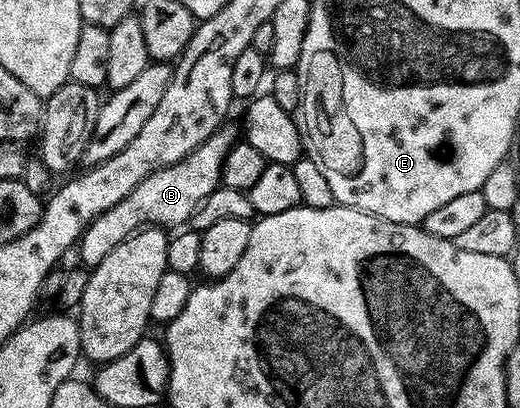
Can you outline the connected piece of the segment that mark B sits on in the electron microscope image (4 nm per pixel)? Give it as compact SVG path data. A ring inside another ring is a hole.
M223 126L180 162L148 174L148 178L144 178L144 182L140 182L128 198L116 202L116 206L104 210L104 214L87 224L82 231L82 239L76 245L76 253L83 260L79 261L92 270L139 228L161 226L174 230L185 225L198 205L204 203L222 184L222 168L226 164L226 156L234 147L233 130L230 126Z

